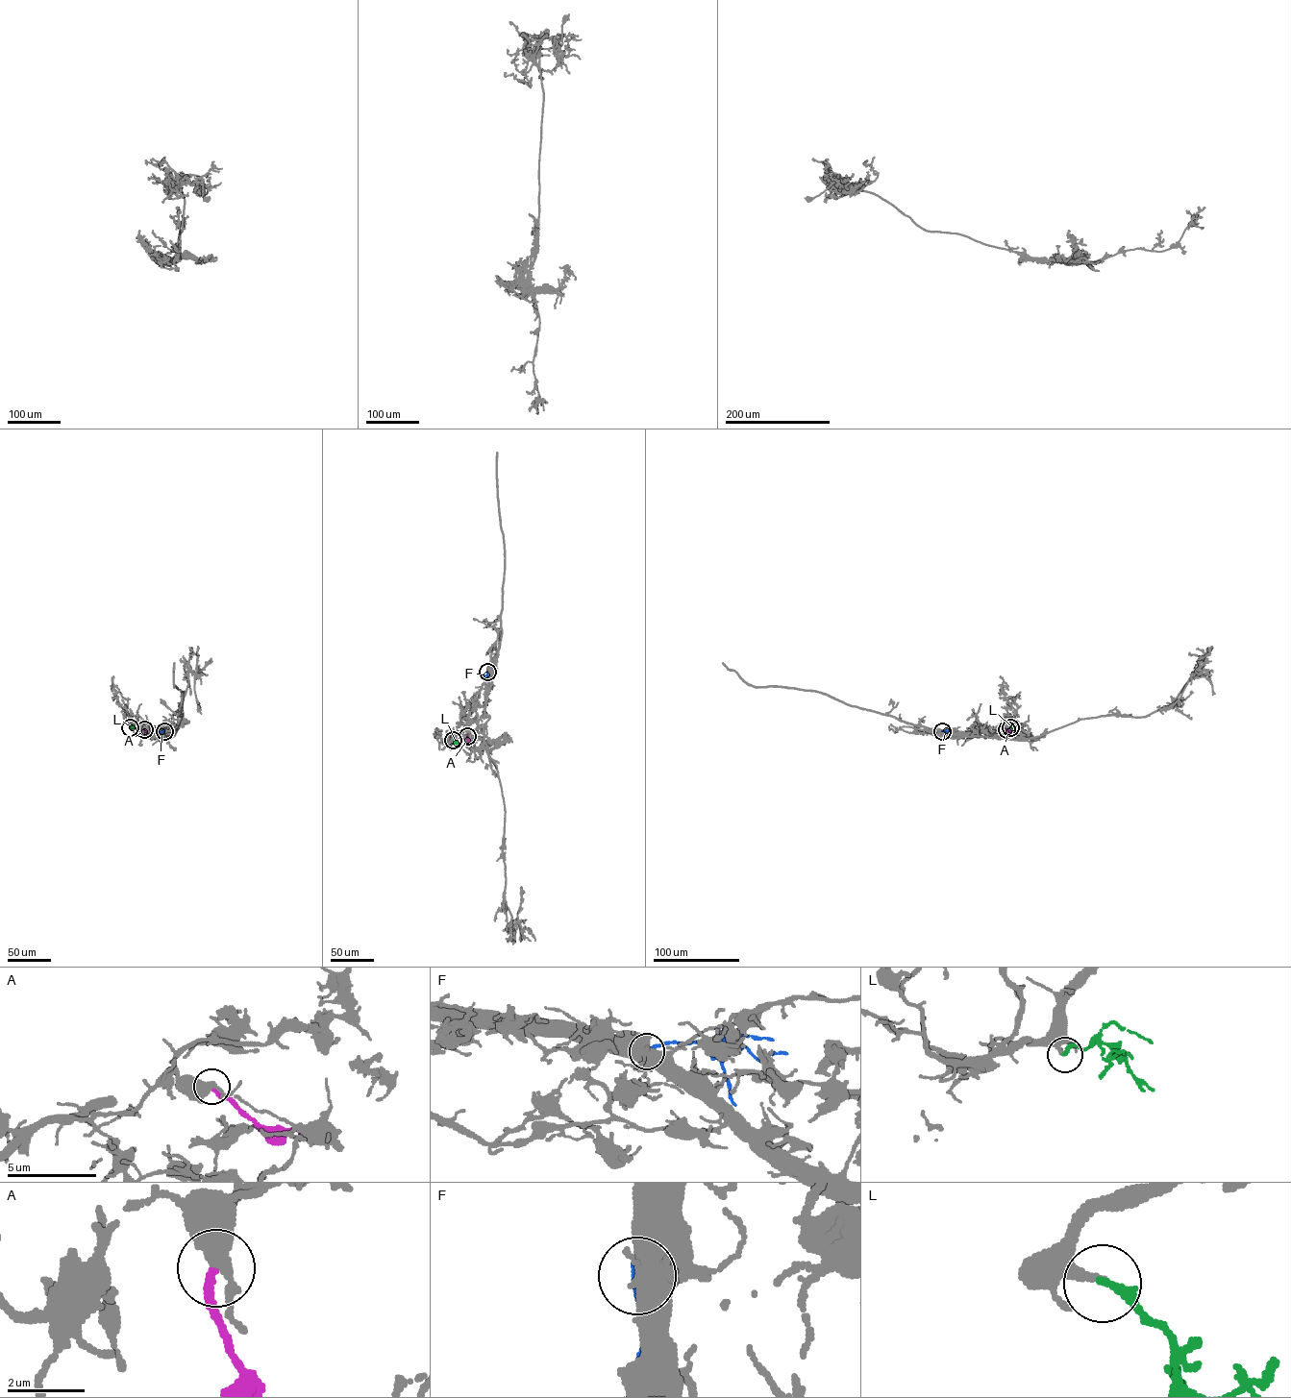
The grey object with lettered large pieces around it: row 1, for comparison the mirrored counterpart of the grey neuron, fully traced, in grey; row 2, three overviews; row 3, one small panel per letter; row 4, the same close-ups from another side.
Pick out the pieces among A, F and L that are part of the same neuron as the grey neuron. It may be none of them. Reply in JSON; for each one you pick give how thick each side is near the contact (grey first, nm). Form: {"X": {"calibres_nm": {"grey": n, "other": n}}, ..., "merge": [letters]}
{"L": {"calibres_nm": {"grey": 220, "other": 220}}, "merge": ["L"]}

